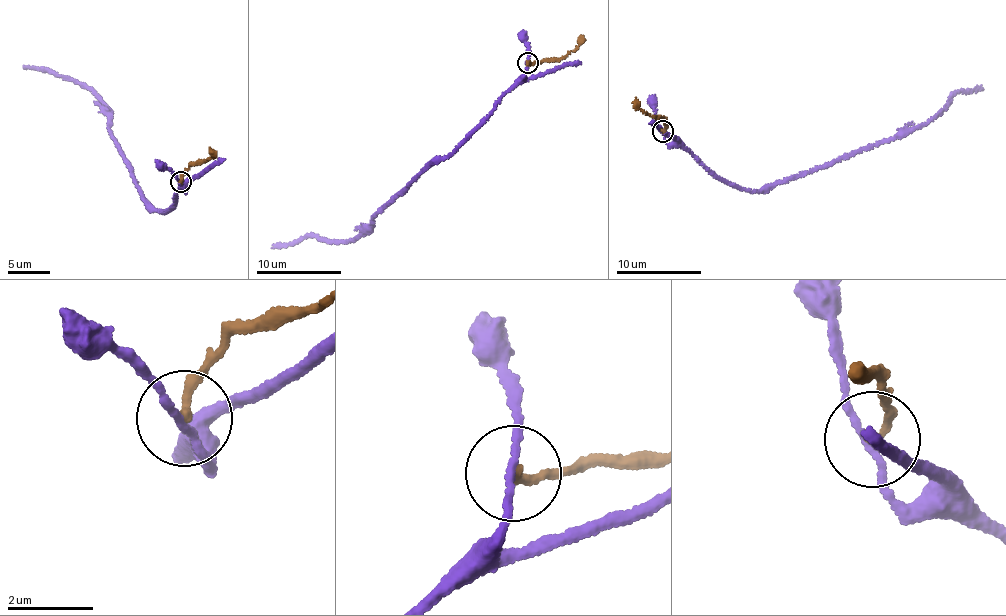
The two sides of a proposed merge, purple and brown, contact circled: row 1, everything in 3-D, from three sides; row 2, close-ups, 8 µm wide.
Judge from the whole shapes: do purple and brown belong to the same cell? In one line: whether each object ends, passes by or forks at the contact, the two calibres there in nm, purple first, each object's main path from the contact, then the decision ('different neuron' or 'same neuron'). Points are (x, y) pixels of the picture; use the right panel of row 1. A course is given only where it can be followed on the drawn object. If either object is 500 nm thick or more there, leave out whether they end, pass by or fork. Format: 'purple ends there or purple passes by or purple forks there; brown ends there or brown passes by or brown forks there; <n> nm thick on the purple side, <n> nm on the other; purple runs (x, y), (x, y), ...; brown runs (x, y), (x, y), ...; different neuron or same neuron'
purple passes by; brown ends there; 150 nm thick on the purple side, 240 nm on the other; purple runs (661, 130), (666, 142), (692, 154), (708, 171), (751, 192), (889, 143), (927, 122), (958, 92), (983, 89); brown runs (663, 131), (665, 122), (641, 109), (635, 97); different neuron

